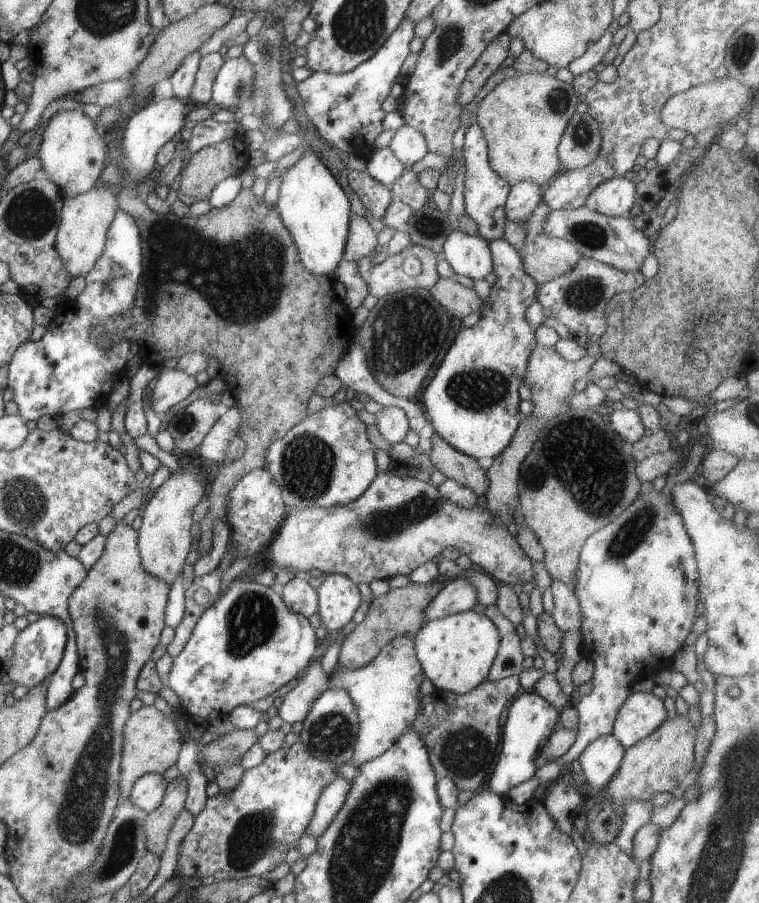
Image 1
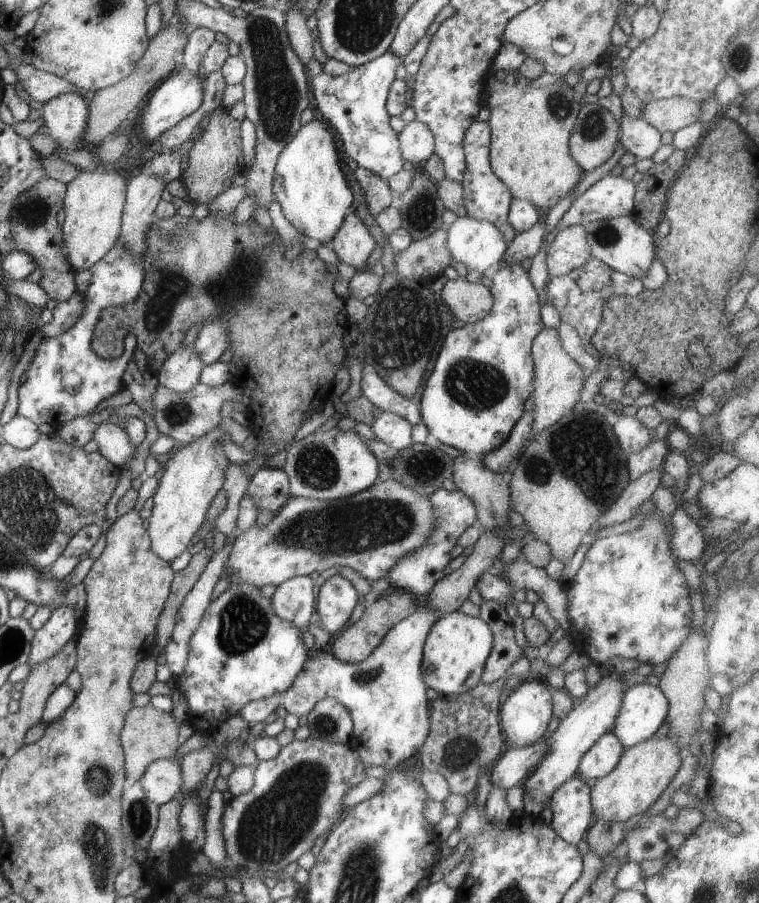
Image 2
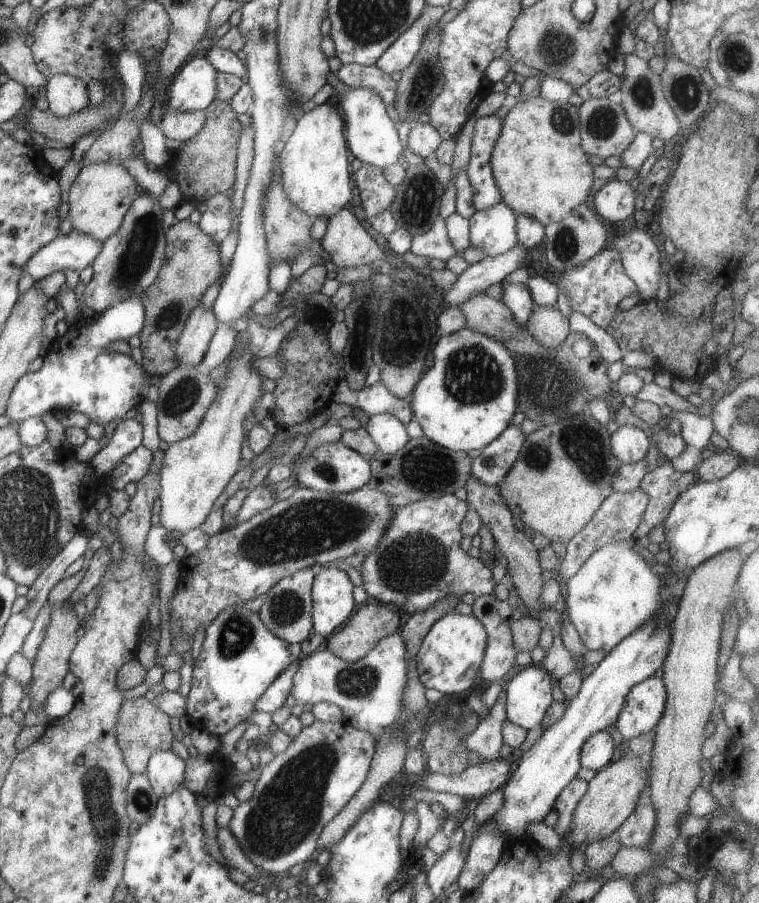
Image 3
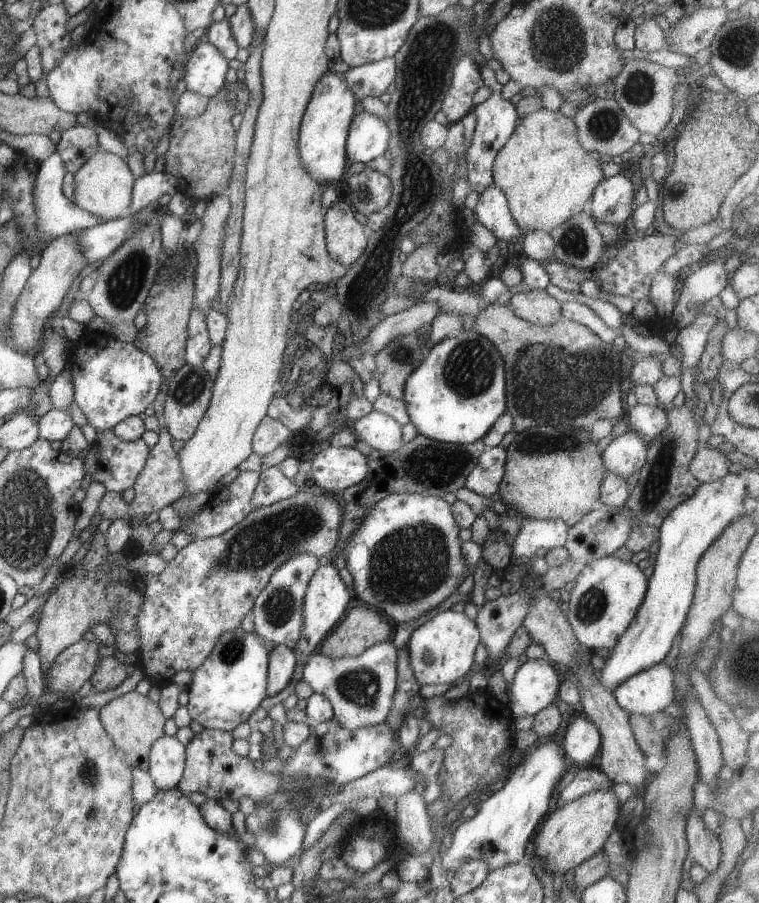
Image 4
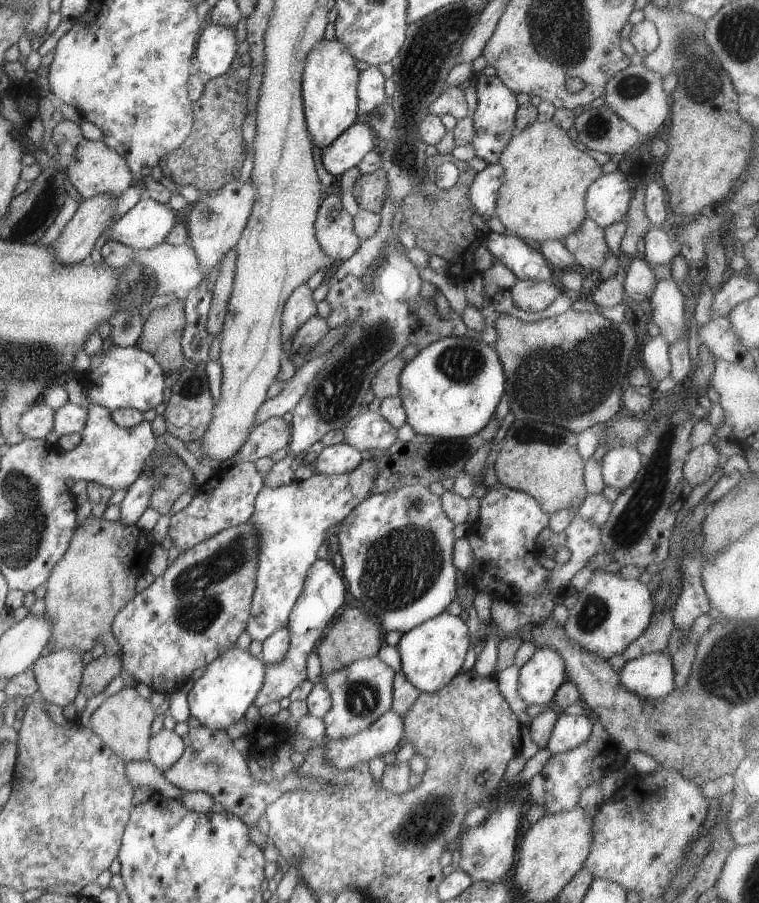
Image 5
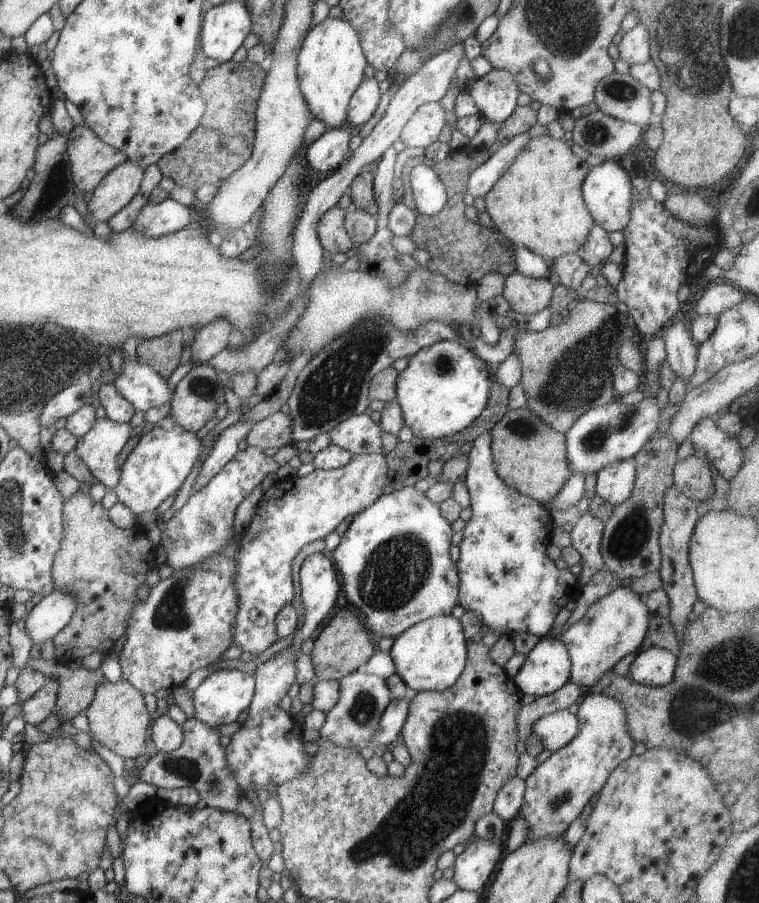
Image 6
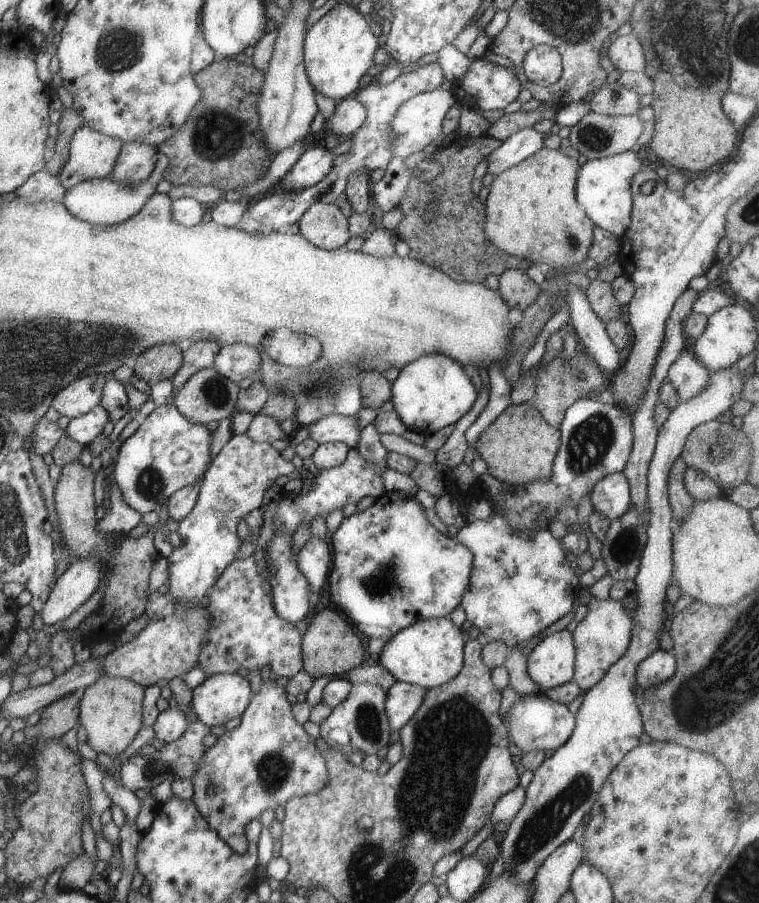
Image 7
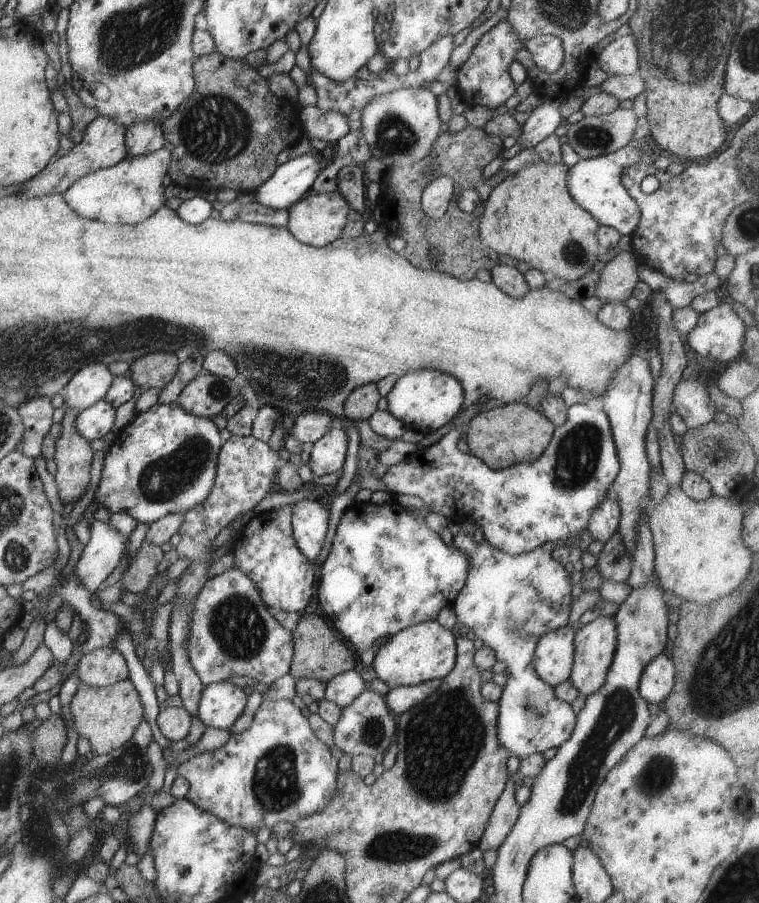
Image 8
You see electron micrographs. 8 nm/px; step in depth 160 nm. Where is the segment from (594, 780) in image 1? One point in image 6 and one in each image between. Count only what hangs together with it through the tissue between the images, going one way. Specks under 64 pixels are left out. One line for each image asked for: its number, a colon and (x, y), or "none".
2: (601, 757)
3: (595, 752)
4: (581, 741)
5: (567, 731)
6: (554, 730)

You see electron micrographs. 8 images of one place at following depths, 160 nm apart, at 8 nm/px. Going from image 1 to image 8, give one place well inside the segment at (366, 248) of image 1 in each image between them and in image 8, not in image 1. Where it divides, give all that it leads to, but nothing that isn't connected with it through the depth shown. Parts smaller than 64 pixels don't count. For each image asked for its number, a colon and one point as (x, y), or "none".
2: (352, 244)
3: (345, 243)
4: (345, 238)
5: (334, 233)
6: (330, 230)
7: (322, 224)
8: (316, 220)

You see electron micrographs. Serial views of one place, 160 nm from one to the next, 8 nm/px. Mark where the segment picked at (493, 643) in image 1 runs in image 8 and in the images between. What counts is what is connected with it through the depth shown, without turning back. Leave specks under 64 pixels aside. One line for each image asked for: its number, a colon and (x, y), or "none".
2: (457, 646)
3: (459, 640)
4: (450, 638)
5: (431, 653)
6: (429, 656)
7: (428, 653)
8: (425, 651)

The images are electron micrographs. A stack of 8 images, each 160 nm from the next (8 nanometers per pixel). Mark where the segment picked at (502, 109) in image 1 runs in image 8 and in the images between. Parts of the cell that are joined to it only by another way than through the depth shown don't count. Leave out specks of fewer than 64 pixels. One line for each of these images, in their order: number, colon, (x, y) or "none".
2: (529, 128)
3: (537, 162)
4: (545, 176)
5: (541, 198)
6: (537, 204)
7: (530, 211)
8: (529, 215)

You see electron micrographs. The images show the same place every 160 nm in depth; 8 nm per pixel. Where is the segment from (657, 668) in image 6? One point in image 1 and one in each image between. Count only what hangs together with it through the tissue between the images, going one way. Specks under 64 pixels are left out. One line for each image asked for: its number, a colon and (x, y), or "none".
1: (641, 714)
2: (643, 708)
3: (644, 704)
4: (650, 691)
5: (650, 676)

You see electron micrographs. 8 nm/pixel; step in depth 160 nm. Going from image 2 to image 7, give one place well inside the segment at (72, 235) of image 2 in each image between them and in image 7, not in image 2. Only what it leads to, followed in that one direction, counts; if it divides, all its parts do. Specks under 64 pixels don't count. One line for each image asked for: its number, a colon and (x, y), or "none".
3: (99, 195)
4: (102, 187)
5: (93, 168)
6: (90, 158)
7: (91, 156)

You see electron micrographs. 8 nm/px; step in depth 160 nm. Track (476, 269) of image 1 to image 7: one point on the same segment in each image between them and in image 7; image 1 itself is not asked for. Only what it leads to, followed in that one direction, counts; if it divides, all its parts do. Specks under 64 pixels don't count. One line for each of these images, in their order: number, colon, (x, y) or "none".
2: (478, 245)
3: (492, 231)
4: (491, 211)
5: (482, 192)
6: (480, 180)
7: (518, 146)

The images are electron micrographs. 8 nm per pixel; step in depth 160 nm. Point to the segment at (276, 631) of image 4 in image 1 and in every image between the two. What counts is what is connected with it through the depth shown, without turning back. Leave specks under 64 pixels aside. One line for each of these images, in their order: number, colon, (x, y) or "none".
1: (300, 598)
2: (293, 600)
3: (286, 611)

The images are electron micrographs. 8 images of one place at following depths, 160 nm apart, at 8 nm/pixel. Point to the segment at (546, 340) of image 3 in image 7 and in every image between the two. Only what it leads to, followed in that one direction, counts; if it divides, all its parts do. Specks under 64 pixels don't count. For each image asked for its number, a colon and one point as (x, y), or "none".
4: (536, 306)
5: (529, 296)
6: (526, 295)
7: (516, 289)

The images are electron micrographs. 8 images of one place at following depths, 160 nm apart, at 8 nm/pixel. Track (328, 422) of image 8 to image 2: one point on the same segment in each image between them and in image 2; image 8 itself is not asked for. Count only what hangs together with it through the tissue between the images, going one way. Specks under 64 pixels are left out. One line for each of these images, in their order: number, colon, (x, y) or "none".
2: (391, 429)
3: (388, 434)
4: (380, 432)
5: (368, 431)
6: (358, 434)
7: (334, 428)

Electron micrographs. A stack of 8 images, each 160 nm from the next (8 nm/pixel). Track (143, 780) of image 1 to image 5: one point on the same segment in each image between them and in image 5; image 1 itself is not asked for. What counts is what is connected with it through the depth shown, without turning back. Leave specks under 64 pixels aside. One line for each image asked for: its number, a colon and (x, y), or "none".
2: (161, 780)
3: (165, 770)
4: (165, 761)
5: (165, 746)

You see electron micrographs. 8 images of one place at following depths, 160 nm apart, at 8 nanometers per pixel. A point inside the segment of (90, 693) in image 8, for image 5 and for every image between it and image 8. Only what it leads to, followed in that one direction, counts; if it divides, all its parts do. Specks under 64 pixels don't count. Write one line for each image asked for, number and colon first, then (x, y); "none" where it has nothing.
5: (122, 721)
6: (118, 720)
7: (110, 712)

